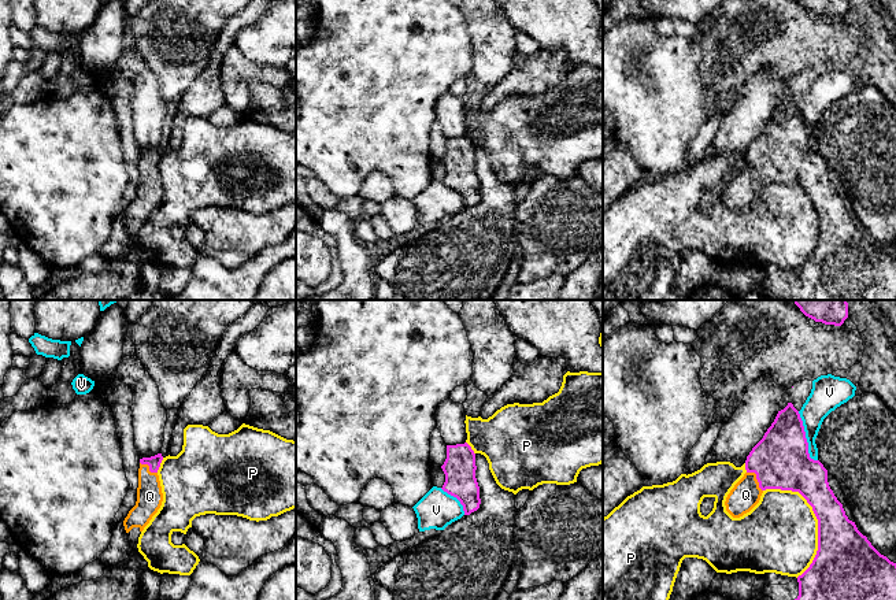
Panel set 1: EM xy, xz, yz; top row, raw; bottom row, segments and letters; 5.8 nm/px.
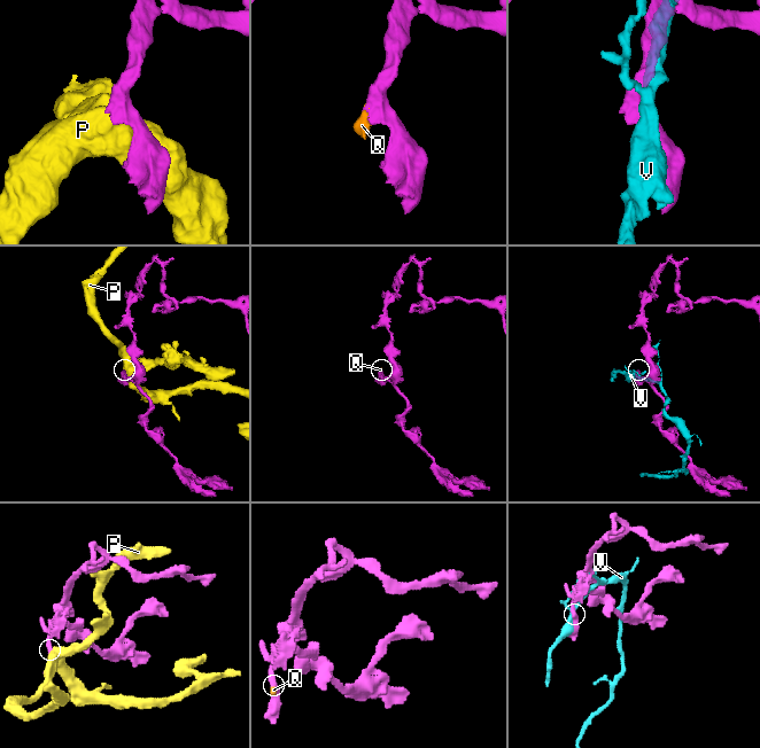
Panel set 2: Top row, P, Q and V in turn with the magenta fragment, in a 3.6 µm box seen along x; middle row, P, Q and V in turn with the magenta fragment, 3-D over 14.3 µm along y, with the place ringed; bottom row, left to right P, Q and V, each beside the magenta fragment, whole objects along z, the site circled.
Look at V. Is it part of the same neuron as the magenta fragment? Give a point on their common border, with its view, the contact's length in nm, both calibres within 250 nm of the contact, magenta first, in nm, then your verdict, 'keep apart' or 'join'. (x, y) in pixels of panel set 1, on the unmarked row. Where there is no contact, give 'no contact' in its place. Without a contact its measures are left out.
yz (804, 130) | 320 nm | 340/170 nm | keep apart

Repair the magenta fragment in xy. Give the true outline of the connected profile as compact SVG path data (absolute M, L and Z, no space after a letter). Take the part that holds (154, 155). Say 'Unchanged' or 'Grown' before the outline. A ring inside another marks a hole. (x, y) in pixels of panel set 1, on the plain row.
Grown. M162 147L140 152L137 195L123 214L132 240L130 249L116 259L105 260L100 271L58 284L36 300L127 300L141 292L141 270L149 260L137 237L163 195L158 168L162 153Z

